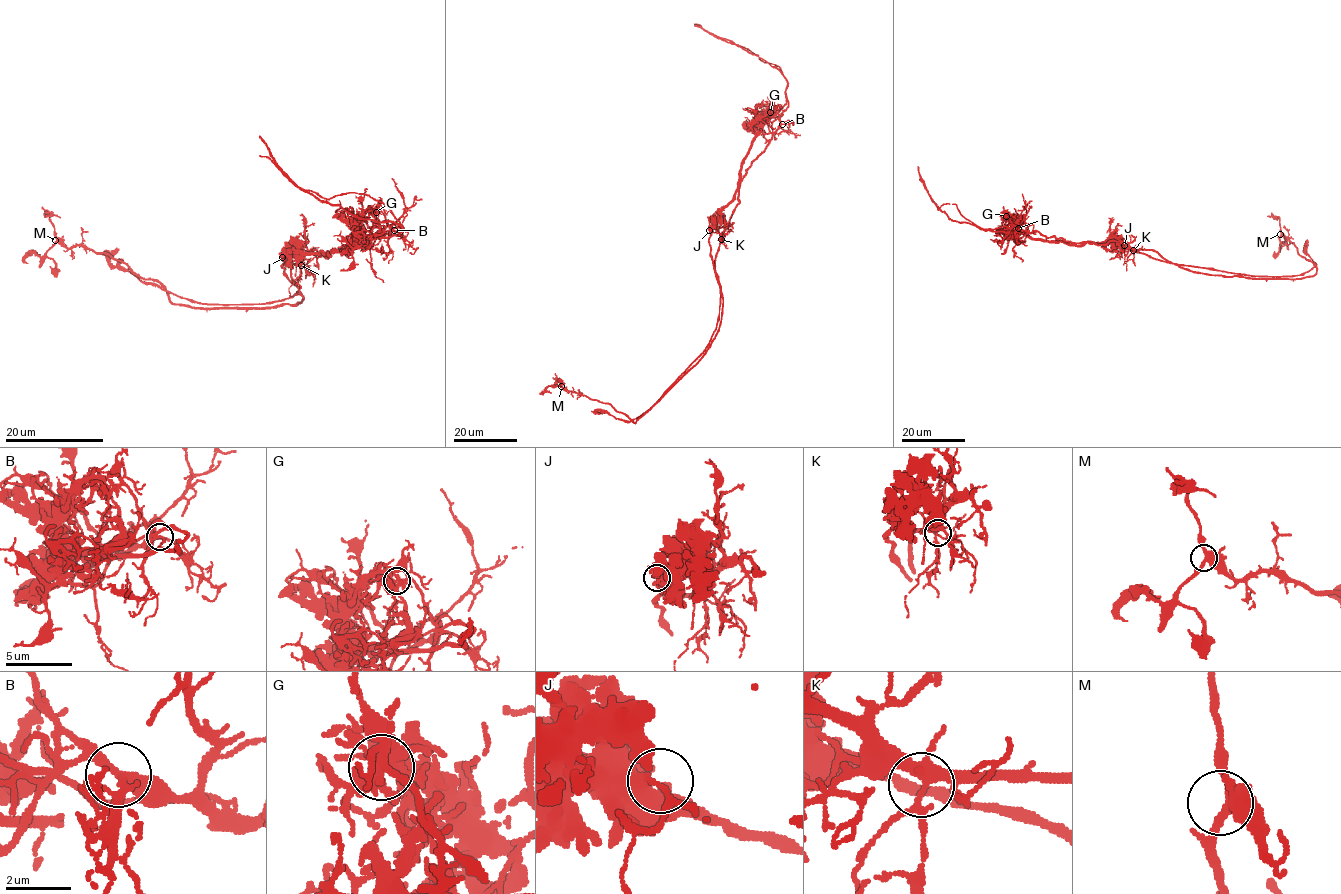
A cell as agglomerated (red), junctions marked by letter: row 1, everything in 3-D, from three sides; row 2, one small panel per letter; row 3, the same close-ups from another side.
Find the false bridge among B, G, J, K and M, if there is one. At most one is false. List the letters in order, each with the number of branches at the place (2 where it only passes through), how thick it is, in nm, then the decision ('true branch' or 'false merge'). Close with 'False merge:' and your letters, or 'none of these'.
B: 4 | 260 nm | true branch
G: 10 | 360 nm | false merge
J: 1 | 600 nm | true branch
K: 6 | 340 nm | true branch
M: 3 | 380 nm | true branch
False merge: G

